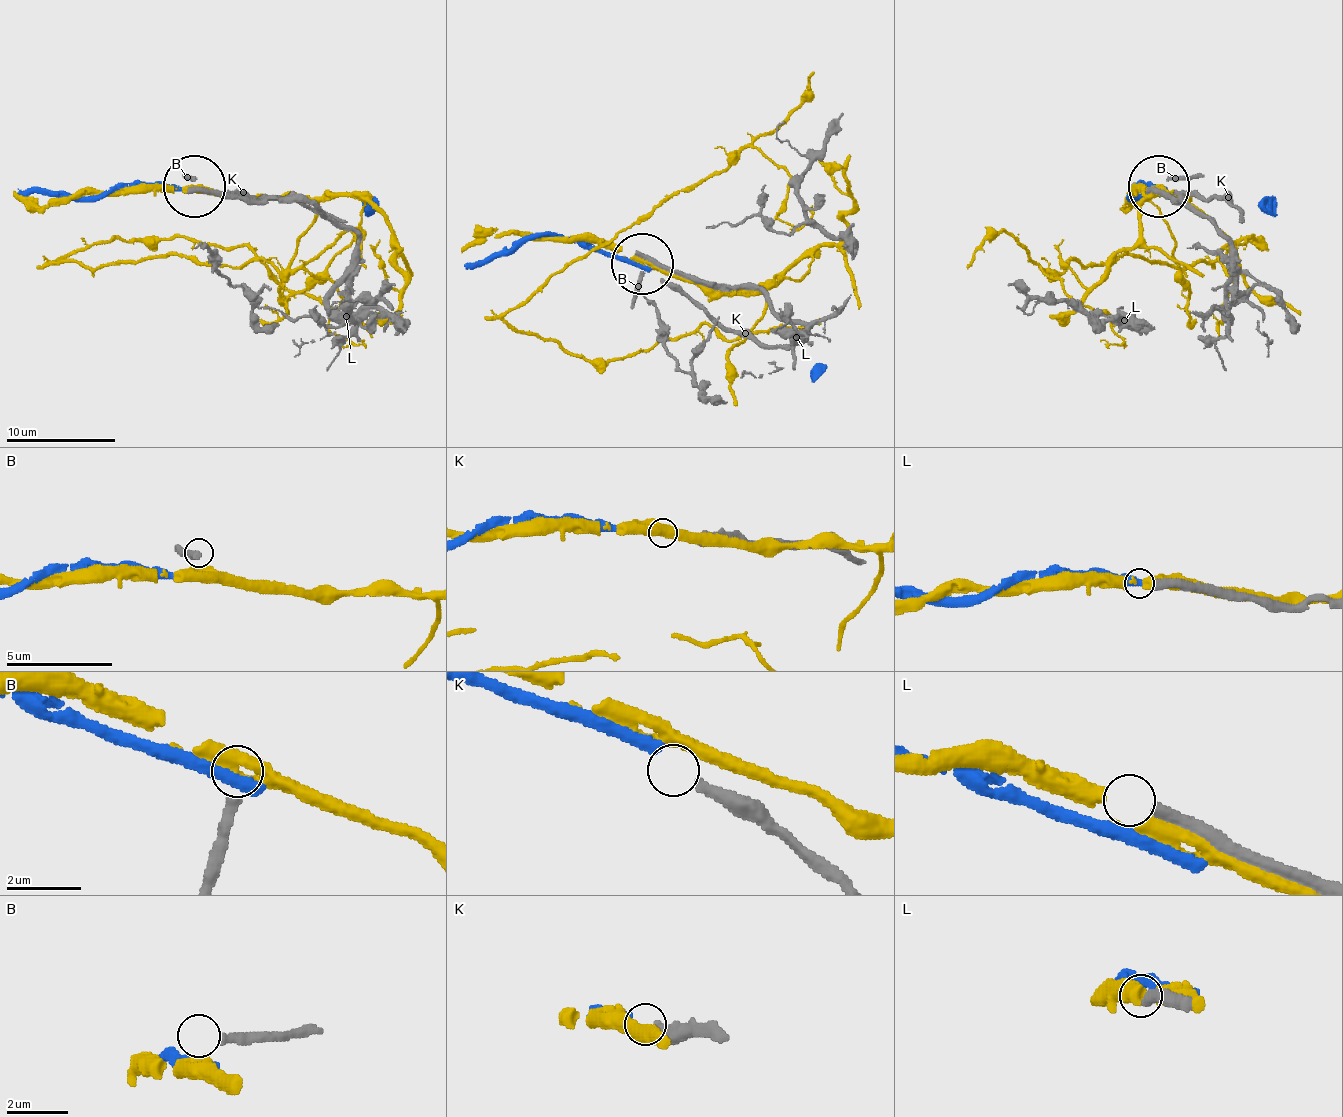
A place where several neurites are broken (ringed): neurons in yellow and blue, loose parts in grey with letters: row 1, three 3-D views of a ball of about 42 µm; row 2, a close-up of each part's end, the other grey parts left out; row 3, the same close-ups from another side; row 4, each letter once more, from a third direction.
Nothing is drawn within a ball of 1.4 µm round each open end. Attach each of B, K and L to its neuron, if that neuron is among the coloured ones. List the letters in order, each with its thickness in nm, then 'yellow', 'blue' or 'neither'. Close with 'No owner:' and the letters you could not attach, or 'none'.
B: calibre 280 nm; neither
K: calibre 320 nm; neither
L: calibre 360 nm; neither
No owner: B, K, L

